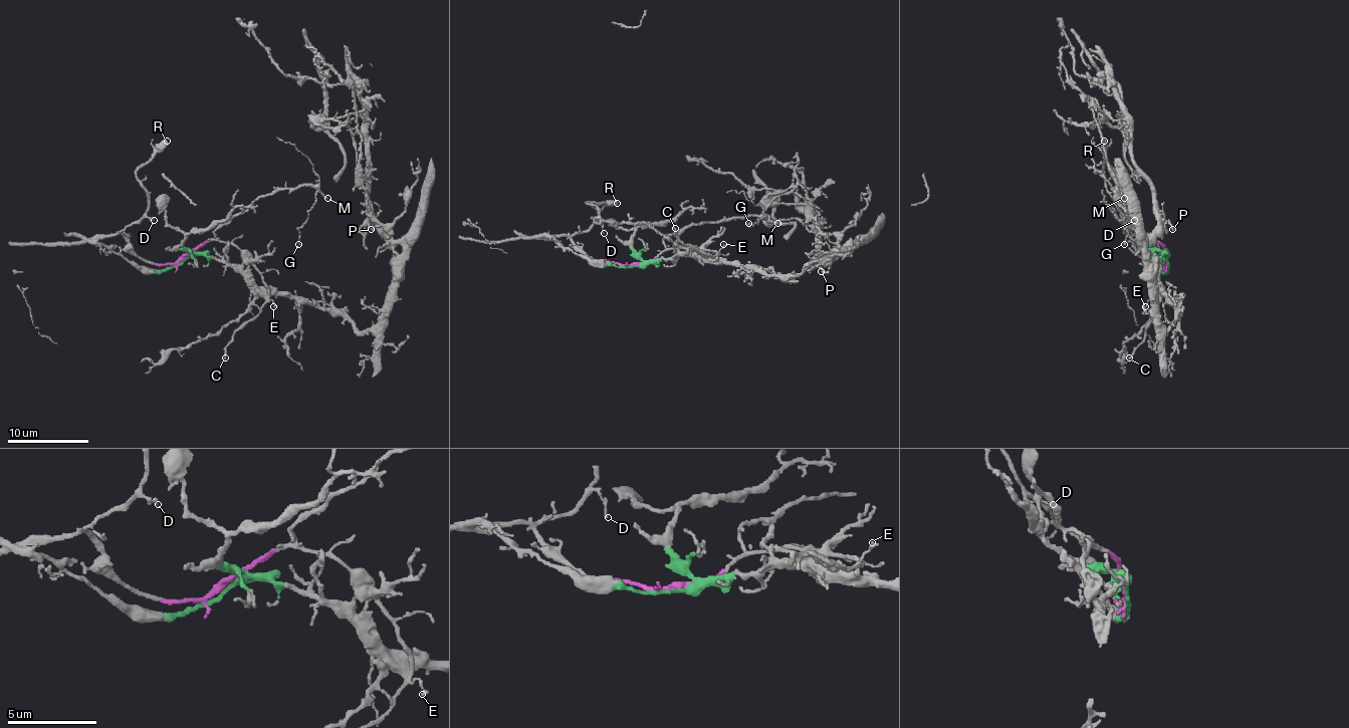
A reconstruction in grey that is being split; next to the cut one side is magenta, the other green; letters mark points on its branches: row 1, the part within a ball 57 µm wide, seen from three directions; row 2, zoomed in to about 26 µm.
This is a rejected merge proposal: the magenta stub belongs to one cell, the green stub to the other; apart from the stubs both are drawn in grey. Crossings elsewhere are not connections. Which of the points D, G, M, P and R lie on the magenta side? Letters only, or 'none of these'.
D, G, M, R

